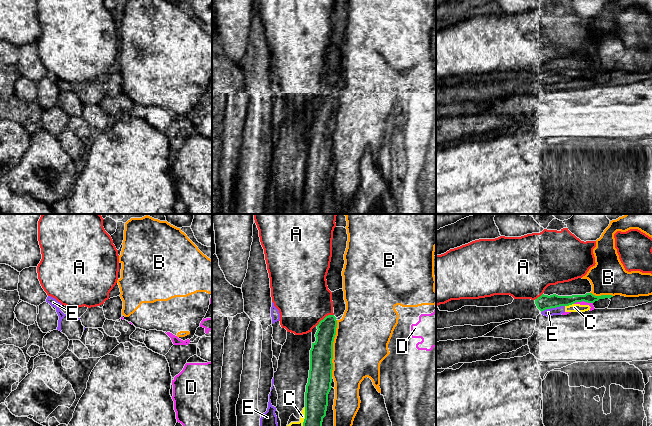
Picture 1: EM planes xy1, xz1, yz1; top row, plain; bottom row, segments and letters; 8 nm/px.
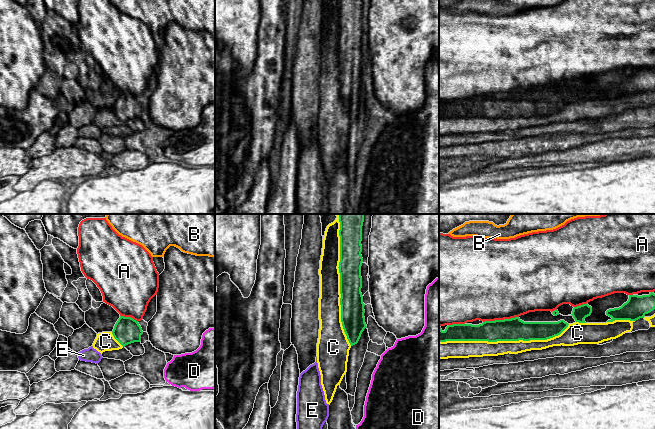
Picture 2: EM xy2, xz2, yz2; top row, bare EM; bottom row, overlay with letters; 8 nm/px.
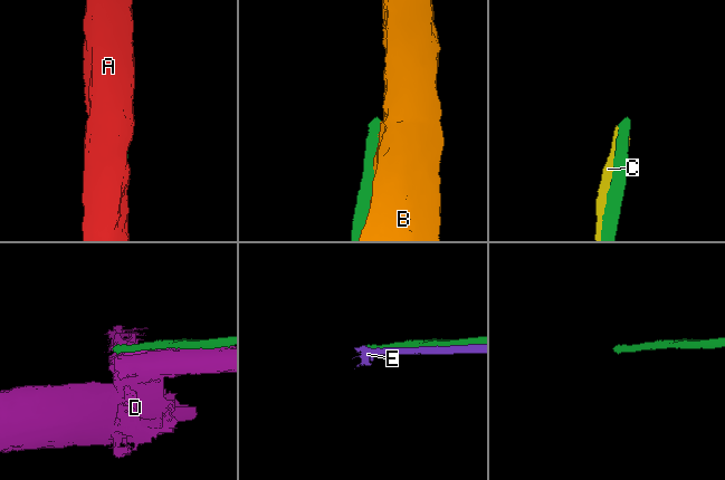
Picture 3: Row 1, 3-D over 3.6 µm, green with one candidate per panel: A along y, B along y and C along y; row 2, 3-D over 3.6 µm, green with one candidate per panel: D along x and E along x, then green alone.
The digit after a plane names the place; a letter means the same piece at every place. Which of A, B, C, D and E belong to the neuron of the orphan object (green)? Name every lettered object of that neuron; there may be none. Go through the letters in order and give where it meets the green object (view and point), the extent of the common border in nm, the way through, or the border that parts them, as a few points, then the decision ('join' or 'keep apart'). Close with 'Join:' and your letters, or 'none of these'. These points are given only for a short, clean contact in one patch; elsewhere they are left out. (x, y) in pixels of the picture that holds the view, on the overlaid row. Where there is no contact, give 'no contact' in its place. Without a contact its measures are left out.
A: meets green in yz2 at (500, 320); contact 300 nm long; keep apart
B: meets green in xz1 at (332, 348); contact 460 nm long; keep apart
C: meets green in xz2 at (340, 280); contact 1050 nm long; keep apart
D: meets green in yz1 at (582, 300); contact 160 nm long; border along yz1 (592, 302), (576, 301), (573, 303); keep apart
E: meets green in yz1 at (552, 307); contact 200 nm long; keep apart
Join: none of these

